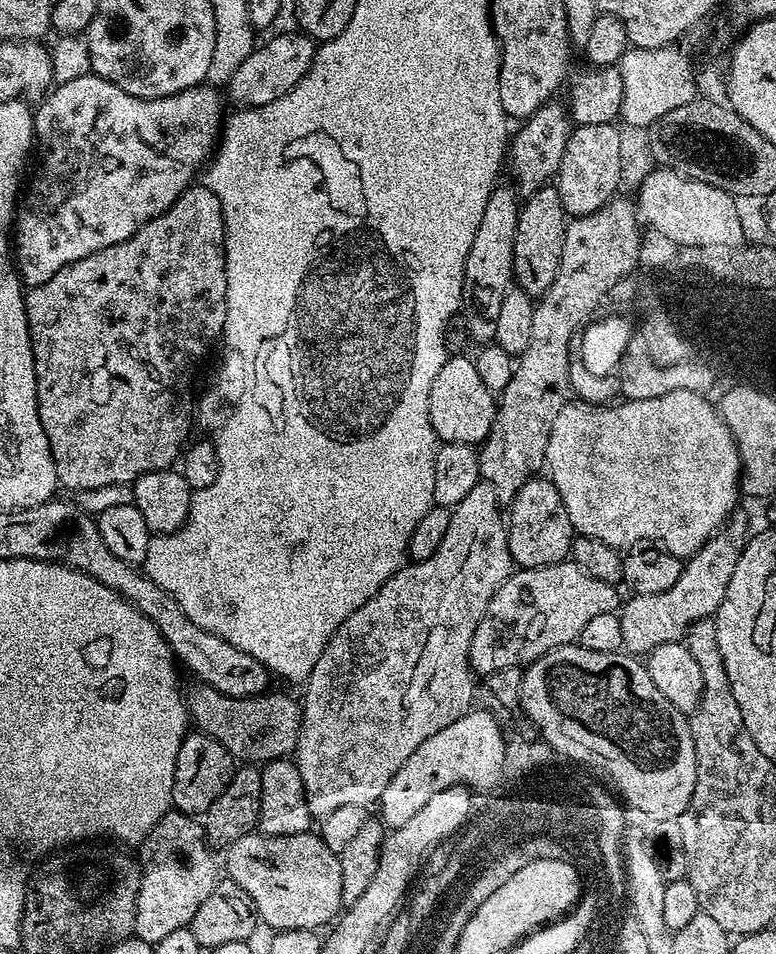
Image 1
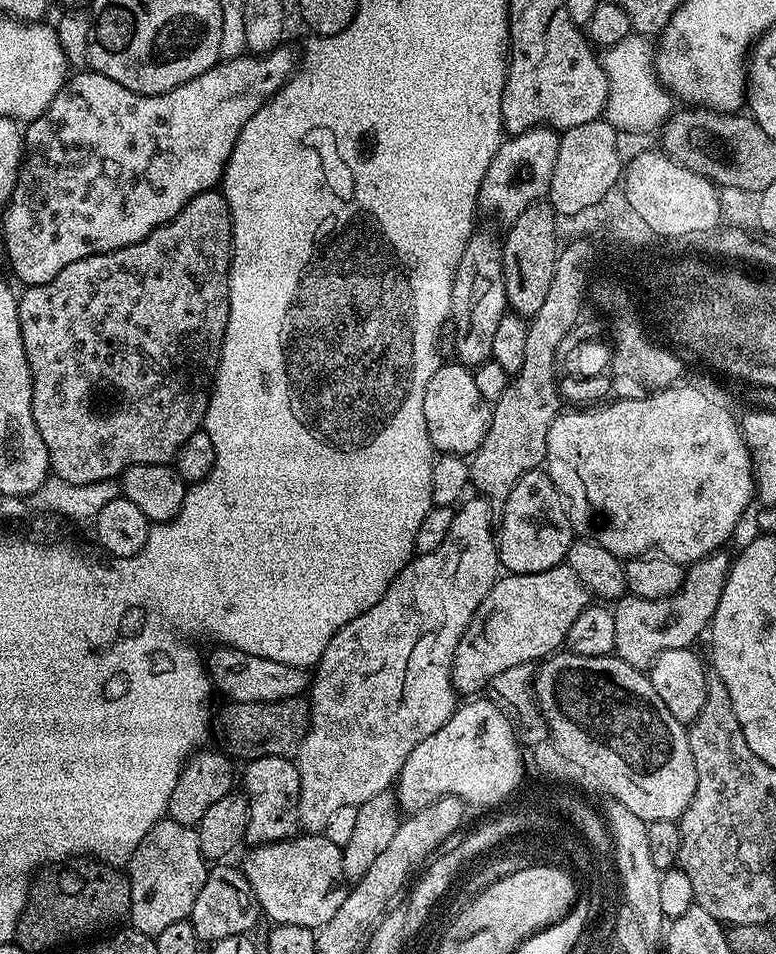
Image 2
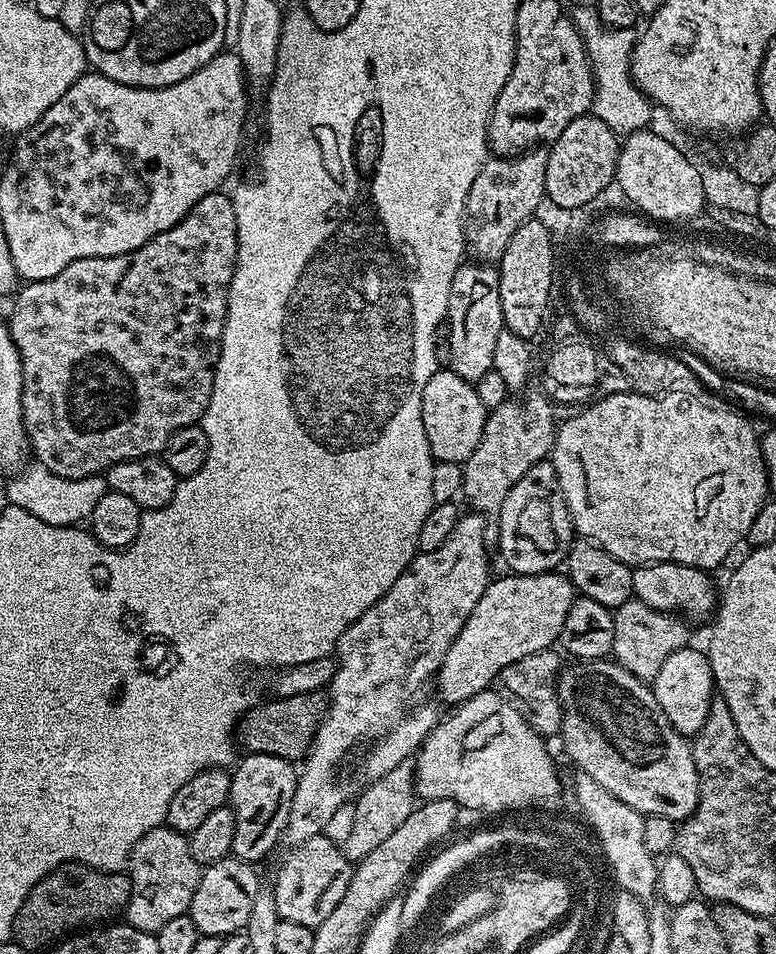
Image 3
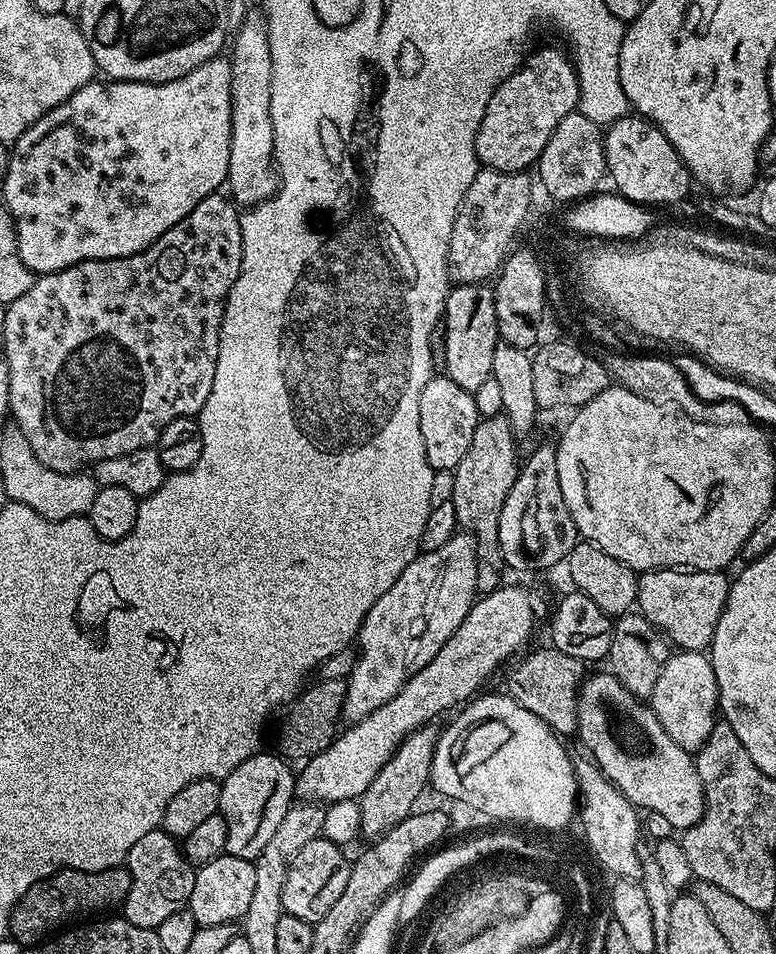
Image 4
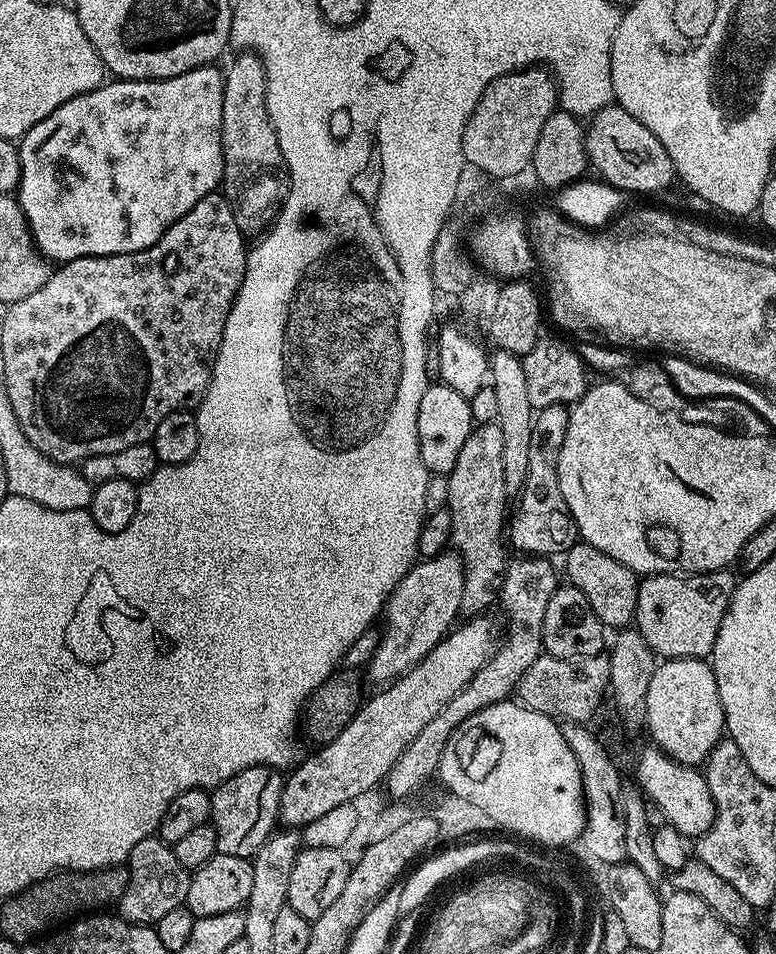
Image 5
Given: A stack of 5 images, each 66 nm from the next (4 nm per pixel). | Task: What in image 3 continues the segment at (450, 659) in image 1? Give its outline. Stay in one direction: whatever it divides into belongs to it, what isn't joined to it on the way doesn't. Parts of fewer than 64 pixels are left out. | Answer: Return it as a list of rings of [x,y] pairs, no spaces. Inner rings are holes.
[[[461,515],[446,542],[442,542],[438,550],[420,552],[414,557],[394,586],[390,586],[390,590],[386,590],[386,594],[382,594],[382,598],[378,598],[378,602],[374,602],[362,618],[355,620],[336,643],[336,673],[326,689],[328,709],[312,739],[308,755],[302,761],[304,769],[301,767],[296,777],[294,802],[290,802],[290,818],[286,818],[286,830],[282,837],[285,845],[295,846],[324,835],[326,822],[340,812],[341,806],[349,799],[340,781],[340,763],[355,744],[363,740],[376,740],[368,752],[369,777],[375,778],[409,759],[436,727],[438,715],[435,706],[412,704],[412,699],[423,690],[427,680],[429,683],[435,677],[442,666],[442,658],[446,658],[446,650],[450,650],[450,642],[458,638],[470,610],[478,606],[478,598],[482,598],[488,589],[490,575],[488,548],[484,545],[484,523],[483,515]]]

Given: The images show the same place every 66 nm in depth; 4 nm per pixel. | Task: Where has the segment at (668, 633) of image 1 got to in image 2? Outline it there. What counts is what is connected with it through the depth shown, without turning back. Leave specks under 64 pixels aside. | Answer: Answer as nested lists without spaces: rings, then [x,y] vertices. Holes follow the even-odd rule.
[[[727,551],[711,552],[706,558],[697,560],[684,574],[684,586],[680,591],[670,594],[666,598],[642,598],[625,594],[615,601],[611,609],[614,618],[614,652],[621,656],[630,666],[641,670],[651,666],[666,650],[682,650],[692,648],[700,635],[705,635],[706,629],[714,618],[714,610],[718,610],[718,602],[722,598],[724,583],[728,577],[730,556]]]

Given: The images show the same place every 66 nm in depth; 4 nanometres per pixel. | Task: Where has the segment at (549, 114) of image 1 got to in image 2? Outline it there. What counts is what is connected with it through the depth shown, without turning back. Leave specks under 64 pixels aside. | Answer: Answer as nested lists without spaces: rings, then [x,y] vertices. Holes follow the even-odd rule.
[[[541,126],[525,132],[509,135],[501,143],[499,150],[482,178],[479,207],[493,212],[505,225],[510,226],[531,204],[539,204],[547,197],[550,190],[550,178],[554,176],[554,162],[558,160],[560,132],[555,128]]]

